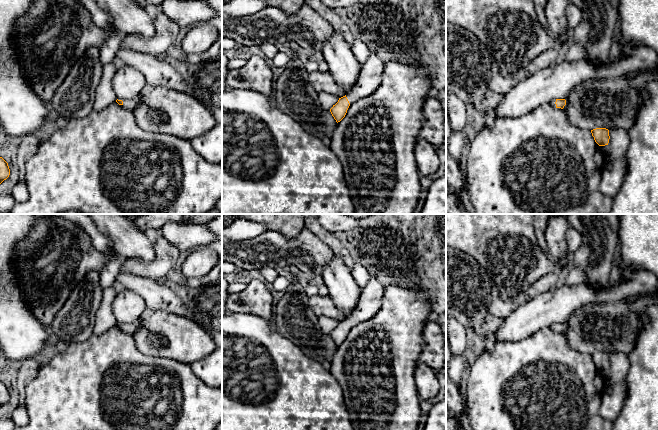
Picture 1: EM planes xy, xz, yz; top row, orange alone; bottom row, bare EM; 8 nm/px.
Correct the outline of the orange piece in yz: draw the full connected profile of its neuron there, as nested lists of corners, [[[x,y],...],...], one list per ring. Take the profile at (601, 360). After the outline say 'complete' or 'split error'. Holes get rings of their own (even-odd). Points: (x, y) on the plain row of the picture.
[[[596,352],[591,354],[592,360],[594,361],[595,366],[599,370],[605,370],[609,367],[609,354],[606,352]]]; complete

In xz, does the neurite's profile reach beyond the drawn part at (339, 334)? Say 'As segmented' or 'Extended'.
Extended

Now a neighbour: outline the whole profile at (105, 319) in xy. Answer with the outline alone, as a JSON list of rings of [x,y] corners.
[[[113,286],[103,290],[102,301],[98,311],[96,312],[93,334],[101,335],[110,328],[116,326],[117,320],[112,310],[112,304],[116,293],[117,291]]]

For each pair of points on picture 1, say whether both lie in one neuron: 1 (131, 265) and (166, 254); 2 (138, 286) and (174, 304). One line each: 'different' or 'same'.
1: same
2: same

